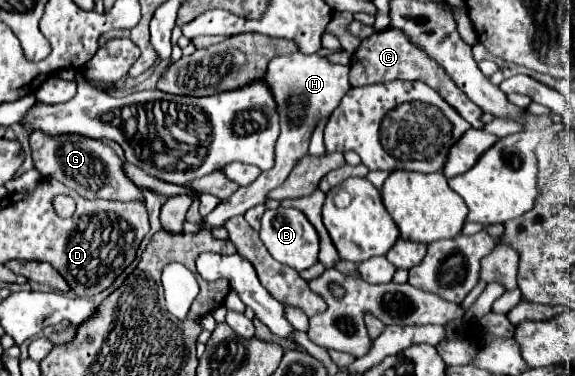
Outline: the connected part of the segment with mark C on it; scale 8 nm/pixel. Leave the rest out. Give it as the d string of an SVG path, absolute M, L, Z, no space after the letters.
M386 28L382 32L374 32L372 36L364 38L360 42L358 50L352 54L352 60L350 60L350 84L354 88L360 88L360 86L378 84L378 82L390 82L390 80L396 80L396 78L426 82L444 100L448 100L448 104L452 108L456 108L456 112L466 122L470 122L474 128L482 128L482 122L480 122L482 110L478 110L478 106L456 86L456 82L452 78L448 78L446 70L438 62L434 62L432 58L426 58L424 50L420 50L418 46L414 46L402 30L398 30L398 28Z

